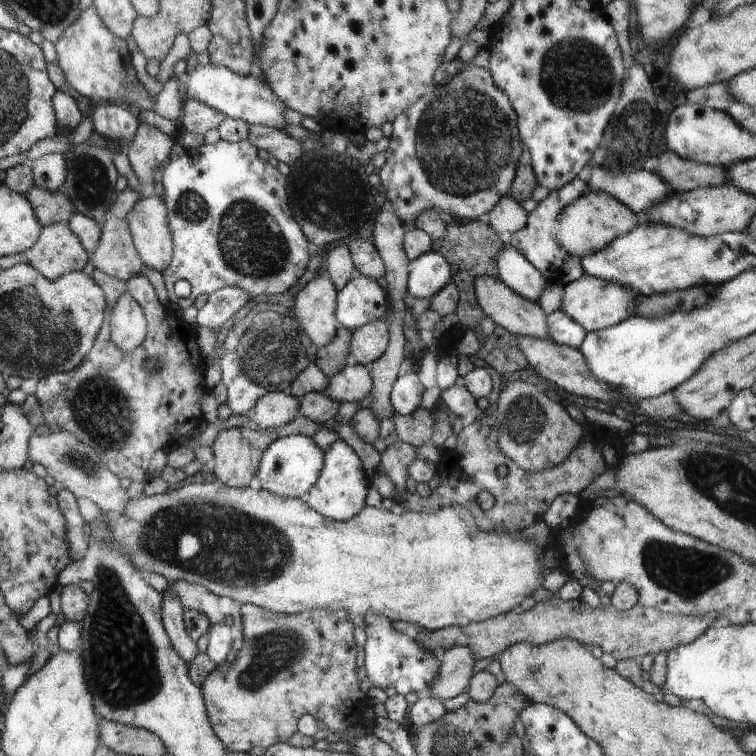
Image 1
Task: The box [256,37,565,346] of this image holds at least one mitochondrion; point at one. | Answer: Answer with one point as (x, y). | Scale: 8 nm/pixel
(463, 141)

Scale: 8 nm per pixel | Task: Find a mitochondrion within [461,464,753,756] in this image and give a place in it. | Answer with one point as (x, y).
(687, 573)

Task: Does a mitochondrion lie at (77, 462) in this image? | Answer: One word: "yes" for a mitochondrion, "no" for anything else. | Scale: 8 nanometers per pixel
yes

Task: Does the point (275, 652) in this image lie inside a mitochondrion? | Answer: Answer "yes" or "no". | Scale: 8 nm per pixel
yes

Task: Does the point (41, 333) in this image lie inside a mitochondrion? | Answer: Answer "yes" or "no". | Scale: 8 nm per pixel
yes

